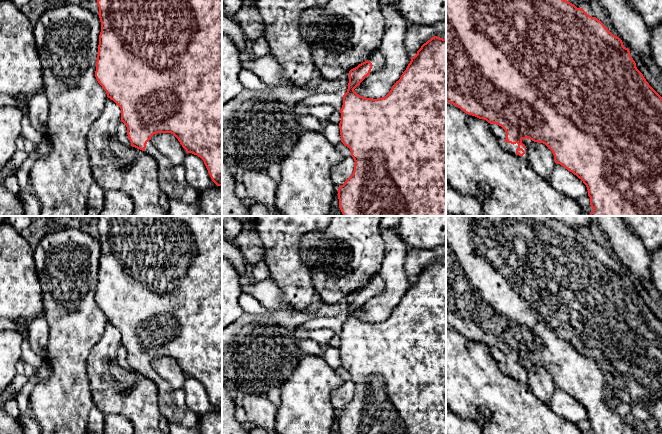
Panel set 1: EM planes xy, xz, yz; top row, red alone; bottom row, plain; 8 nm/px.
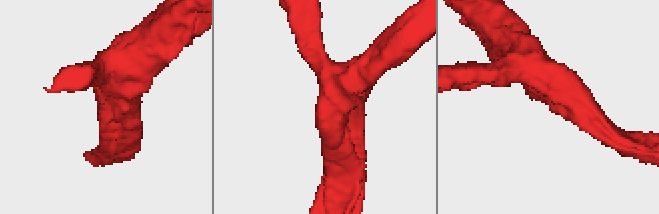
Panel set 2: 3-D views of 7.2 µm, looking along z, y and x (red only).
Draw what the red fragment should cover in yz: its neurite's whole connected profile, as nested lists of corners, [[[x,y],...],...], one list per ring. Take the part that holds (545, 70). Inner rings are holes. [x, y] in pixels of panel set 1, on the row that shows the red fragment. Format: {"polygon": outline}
{"polygon": [[[446,0],[446,101],[468,115],[501,126],[506,132],[506,139],[502,142],[503,147],[522,160],[528,159],[528,150],[522,143],[523,139],[527,138],[545,144],[552,151],[555,163],[572,172],[586,185],[590,205],[593,208],[590,216],[662,216],[662,97],[649,85],[643,74],[637,69],[629,49],[623,45],[622,40],[613,35],[596,17],[588,15],[583,8],[577,8],[566,0]]]}

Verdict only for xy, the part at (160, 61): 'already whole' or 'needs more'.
needs more

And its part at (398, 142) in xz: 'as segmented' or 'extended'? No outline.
extended

